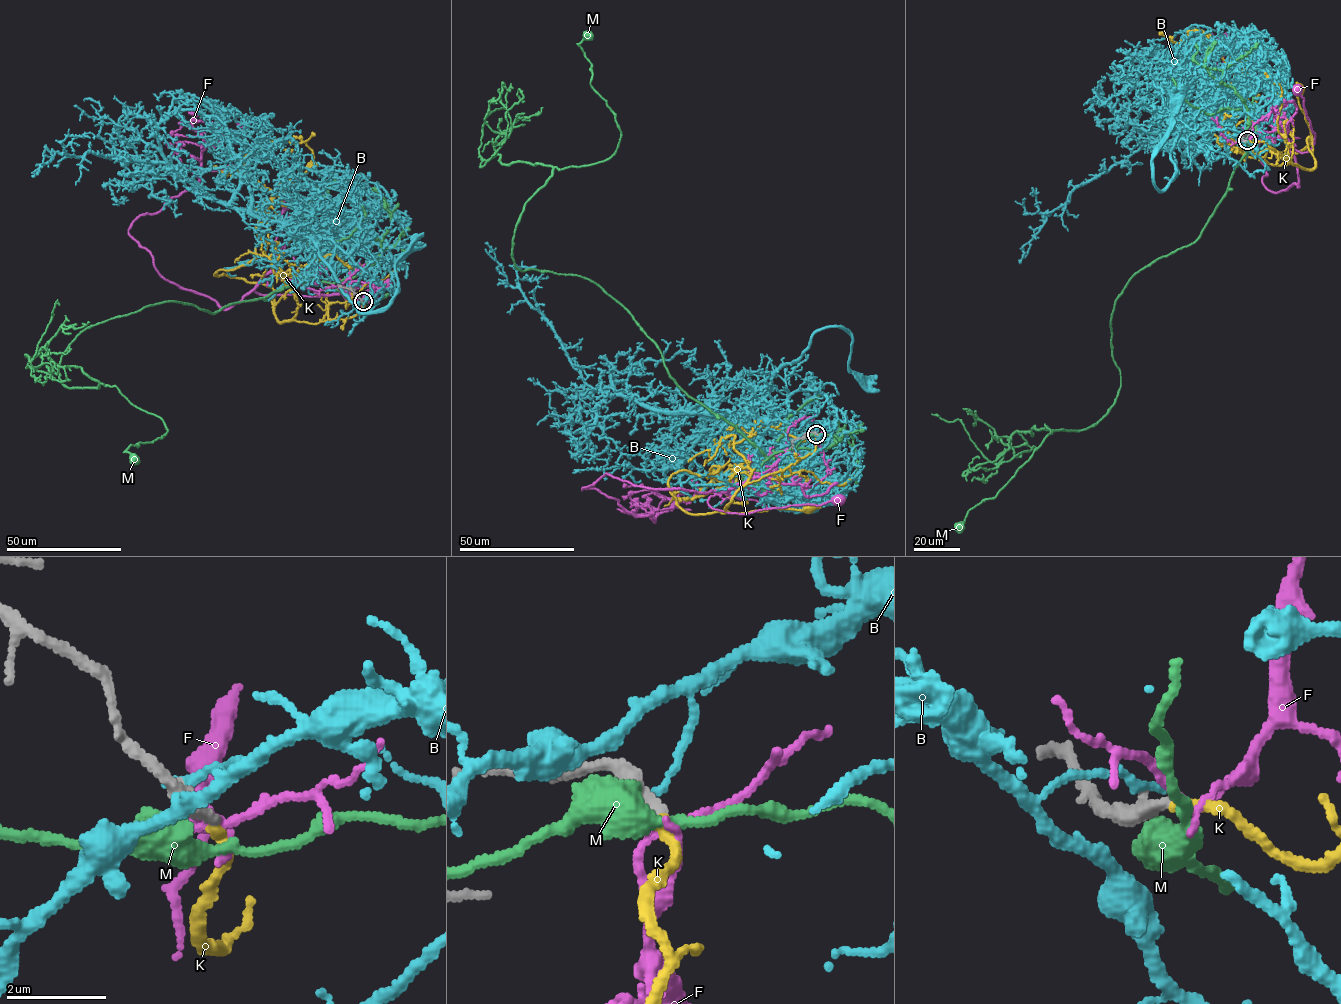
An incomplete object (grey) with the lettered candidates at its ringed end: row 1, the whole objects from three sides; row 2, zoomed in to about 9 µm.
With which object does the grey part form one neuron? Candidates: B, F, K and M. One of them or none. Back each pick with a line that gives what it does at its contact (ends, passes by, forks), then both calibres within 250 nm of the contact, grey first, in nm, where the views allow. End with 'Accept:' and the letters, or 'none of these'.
K: it ends; calibres 340 and 200 nm
Accept: K

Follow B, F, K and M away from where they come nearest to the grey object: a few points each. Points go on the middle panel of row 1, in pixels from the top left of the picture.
B: (815, 433), (838, 417), (814, 391), (791, 394), (755, 420), (662, 410), (593, 389), (485, 243)
F: (817, 434), (827, 474), (814, 485), (756, 477), (710, 496), (707, 503), (749, 514), (839, 499)
K: (816, 434), (814, 453), (783, 470), (747, 482), (732, 497), (725, 510), (732, 513), (774, 508), (810, 510)
M: (815, 433), (767, 458), (688, 397), (600, 287), (515, 267), (515, 225), (552, 170), (619, 143), (587, 34)

